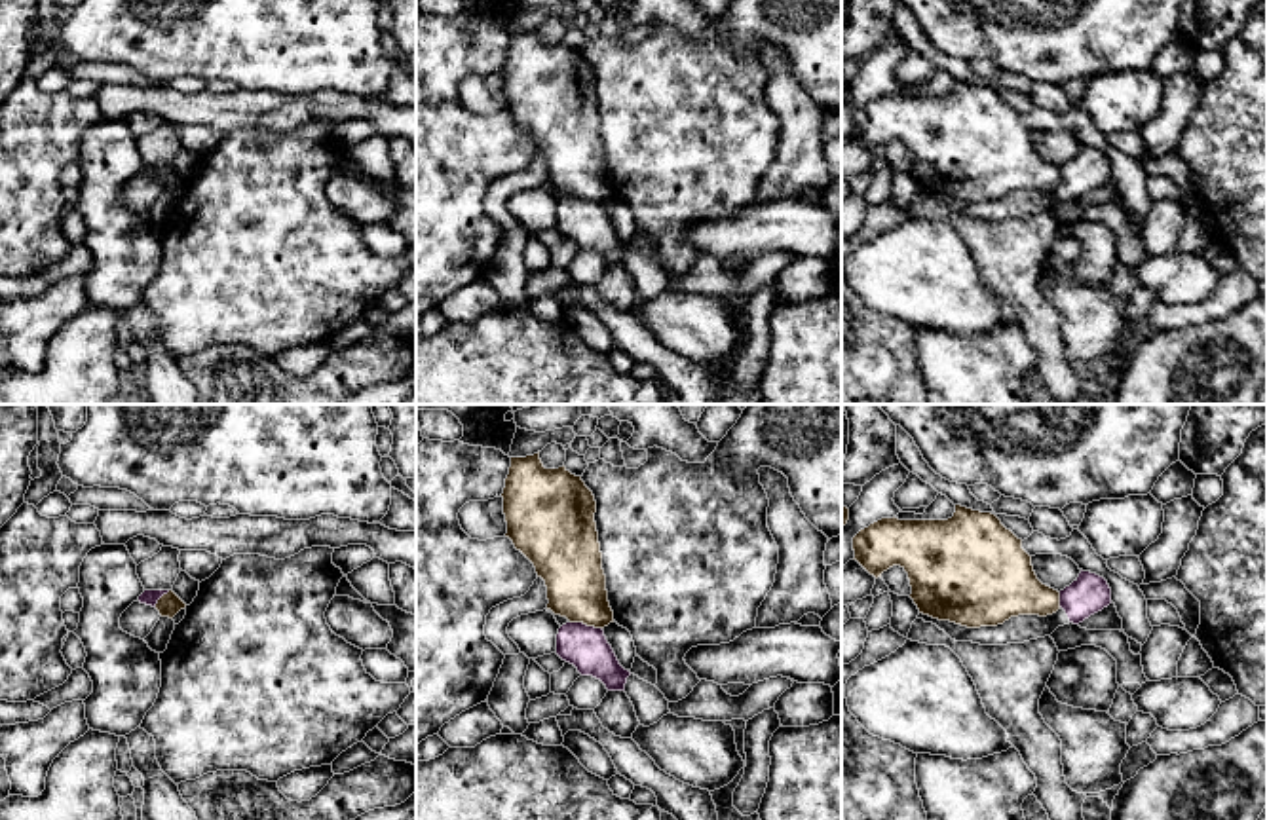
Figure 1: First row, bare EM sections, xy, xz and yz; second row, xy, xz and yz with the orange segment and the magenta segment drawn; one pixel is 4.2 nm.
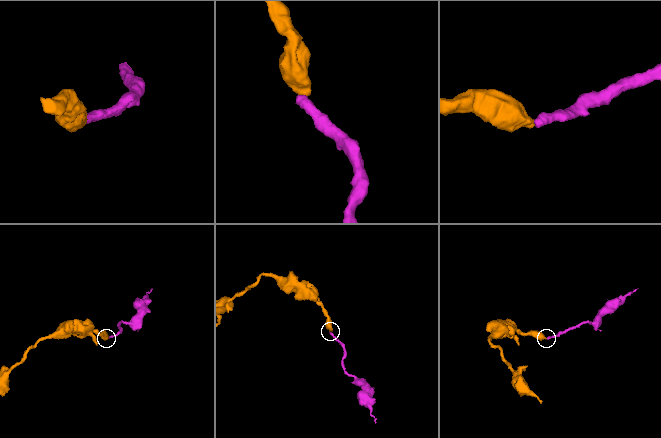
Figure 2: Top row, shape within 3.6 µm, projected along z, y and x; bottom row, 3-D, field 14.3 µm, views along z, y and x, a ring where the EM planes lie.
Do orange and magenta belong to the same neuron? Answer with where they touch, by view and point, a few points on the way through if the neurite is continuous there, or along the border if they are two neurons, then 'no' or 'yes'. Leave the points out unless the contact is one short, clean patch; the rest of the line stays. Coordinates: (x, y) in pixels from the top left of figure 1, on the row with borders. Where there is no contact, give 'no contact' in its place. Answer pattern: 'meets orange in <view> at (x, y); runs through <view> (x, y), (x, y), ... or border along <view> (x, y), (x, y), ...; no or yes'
meets orange in xz at (586, 623); border along xz (570, 621), (601, 629); no

